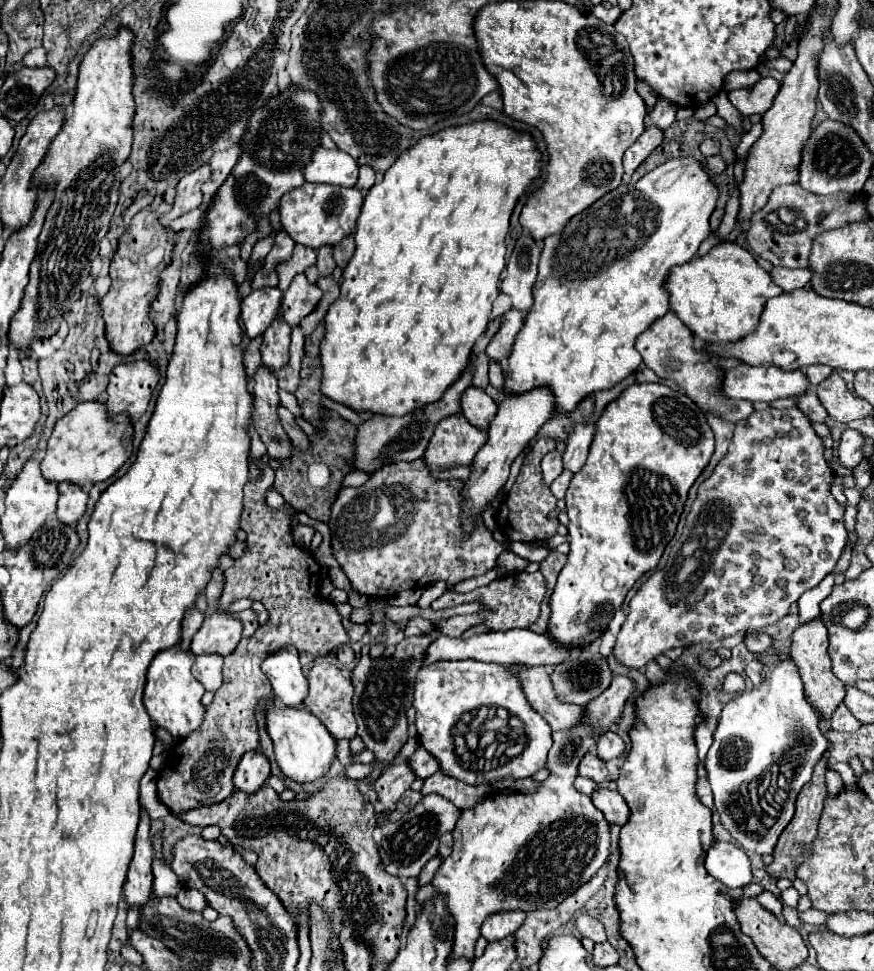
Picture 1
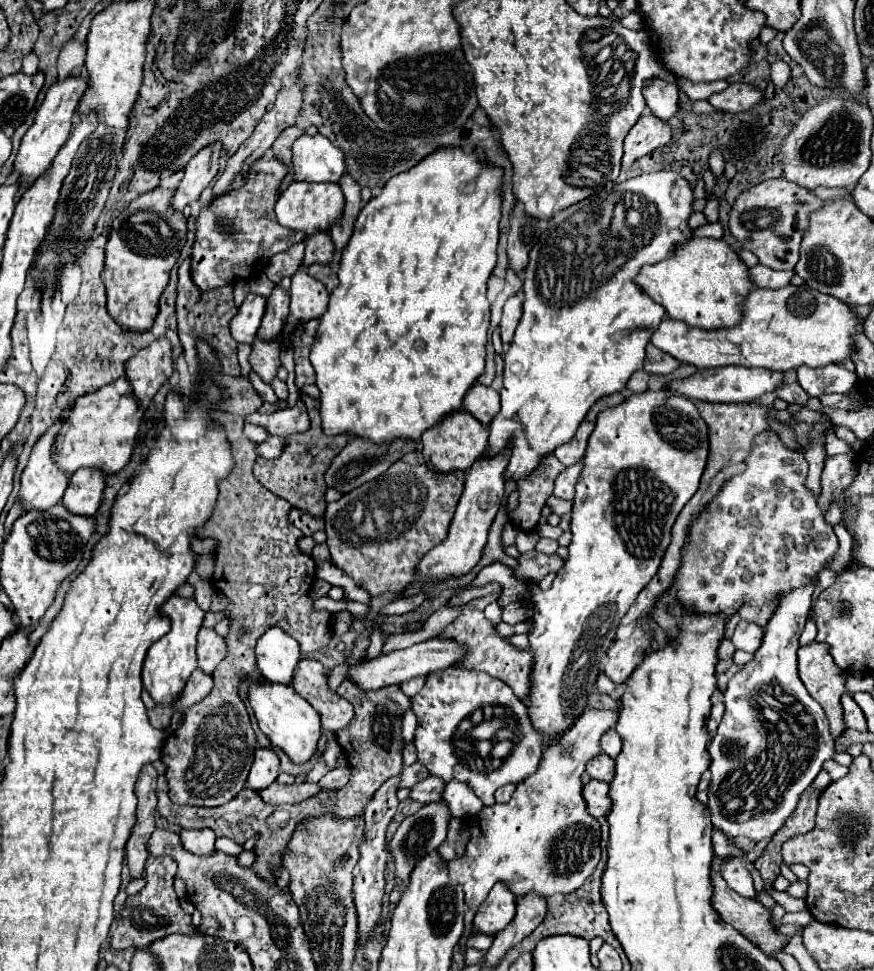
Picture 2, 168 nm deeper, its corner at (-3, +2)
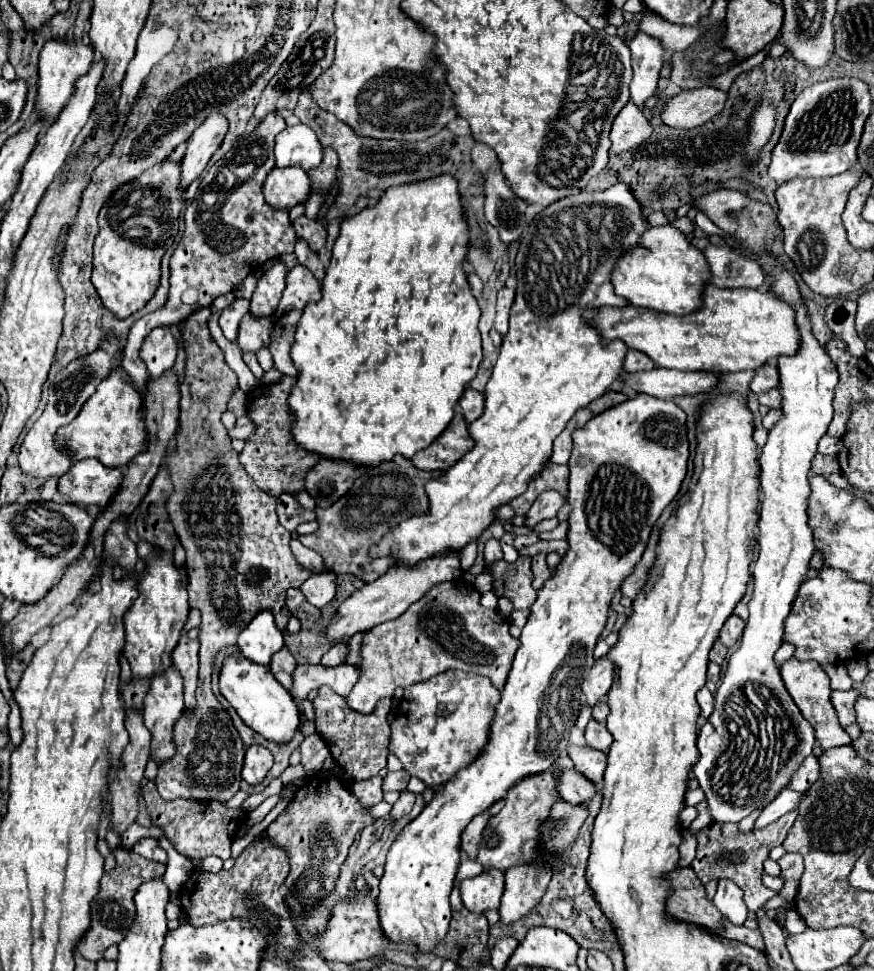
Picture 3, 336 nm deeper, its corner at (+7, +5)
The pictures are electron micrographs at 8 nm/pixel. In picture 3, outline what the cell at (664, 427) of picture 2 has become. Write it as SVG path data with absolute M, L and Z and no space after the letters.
M636 395L634 399L628 399L596 417L592 417L584 427L576 429L572 433L572 455L570 455L570 461L568 461L568 467L570 467L570 493L568 493L568 503L572 505L572 513L570 513L570 529L568 529L568 543L570 543L570 549L566 553L566 557L562 559L562 563L556 567L556 573L552 579L546 581L546 585L538 591L538 599L536 603L532 605L532 615L528 619L528 623L524 625L522 629L522 635L520 635L520 647L516 651L516 657L514 657L514 663L512 663L512 669L510 669L510 675L508 675L508 681L502 689L502 699L500 703L496 705L496 715L492 719L492 725L490 725L490 743L482 749L482 755L478 759L474 759L474 763L470 763L470 767L464 767L462 771L458 771L458 775L450 781L446 781L444 785L438 787L434 799L424 807L424 811L414 819L410 821L402 831L400 835L396 837L396 841L392 843L390 851L388 851L388 857L386 857L386 871L384 871L384 877L380 879L380 895L378 895L378 911L380 911L380 925L386 933L386 937L390 941L404 941L404 939L410 939L414 941L422 953L426 951L432 951L434 945L444 939L446 931L448 931L448 923L450 923L450 917L452 917L452 909L450 909L450 891L452 891L452 885L454 885L454 877L458 873L458 867L460 867L460 855L462 855L462 849L460 849L460 835L464 833L466 825L480 813L488 811L496 801L504 799L508 789L512 789L518 781L522 781L524 777L528 775L538 775L546 769L550 769L556 759L566 751L568 747L568 741L570 741L570 731L576 723L576 717L580 713L580 685L582 685L582 679L588 675L590 667L594 665L594 659L592 659L592 651L594 651L594 645L606 625L606 611L610 607L610 601L614 597L616 591L620 591L620 585L622 581L632 573L634 565L640 561L644 549L646 549L646 543L648 543L648 537L650 537L650 531L656 523L656 519L660 517L660 513L664 511L664 507L678 495L680 491L680 485L682 485L682 479L686 477L686 465L688 465L688 437L686 437L686 413L674 405L672 401L662 401L662 399L656 399L656 397L650 397L650 395Z

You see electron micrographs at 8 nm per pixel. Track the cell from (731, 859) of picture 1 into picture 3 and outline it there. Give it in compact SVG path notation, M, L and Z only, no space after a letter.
M718 881L718 891L714 895L714 905L732 923L742 925L746 921L748 909L742 901L742 891L732 881Z

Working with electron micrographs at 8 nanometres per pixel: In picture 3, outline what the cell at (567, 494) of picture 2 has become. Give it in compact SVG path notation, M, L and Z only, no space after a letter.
M550 489L550 491L544 491L544 493L534 501L534 505L530 507L530 511L526 513L524 525L530 527L530 529L534 529L534 527L538 525L538 521L556 517L556 513L558 513L558 509L562 507L562 503L564 503L564 499L562 499L562 495L560 495L558 491L552 491L552 489Z

